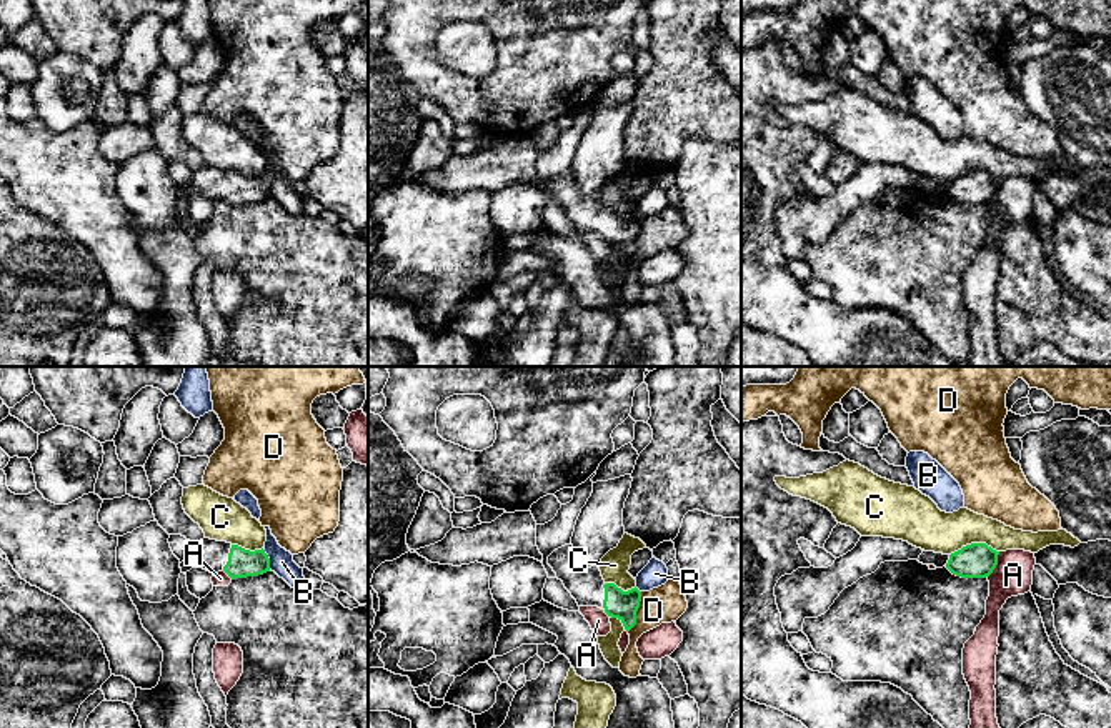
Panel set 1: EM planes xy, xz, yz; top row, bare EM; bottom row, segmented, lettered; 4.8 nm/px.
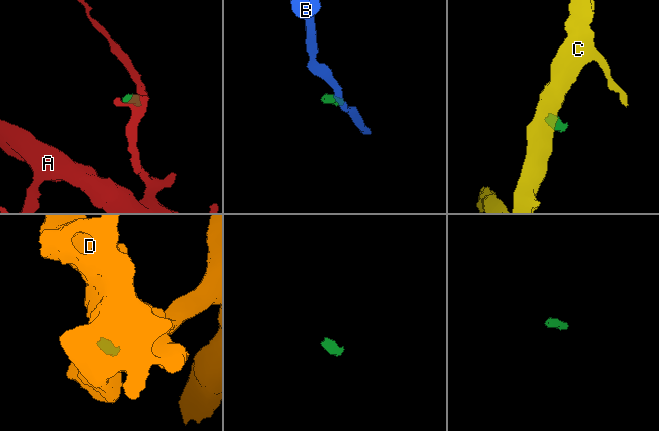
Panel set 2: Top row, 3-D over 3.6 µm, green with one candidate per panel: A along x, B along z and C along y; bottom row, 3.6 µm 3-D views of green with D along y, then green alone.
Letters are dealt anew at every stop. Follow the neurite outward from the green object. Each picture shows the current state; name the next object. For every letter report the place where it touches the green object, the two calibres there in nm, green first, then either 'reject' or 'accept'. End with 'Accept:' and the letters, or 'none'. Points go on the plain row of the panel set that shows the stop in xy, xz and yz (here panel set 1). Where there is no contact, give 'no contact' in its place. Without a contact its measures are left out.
A: yz (996, 190) | 170/190 nm | reject
B: xy (269, 185) | 140/110 nm | reject
C: yz (973, 170) | 170/220 nm | reject
D: xz (637, 237) | 140/180 nm | reject
Accept: none

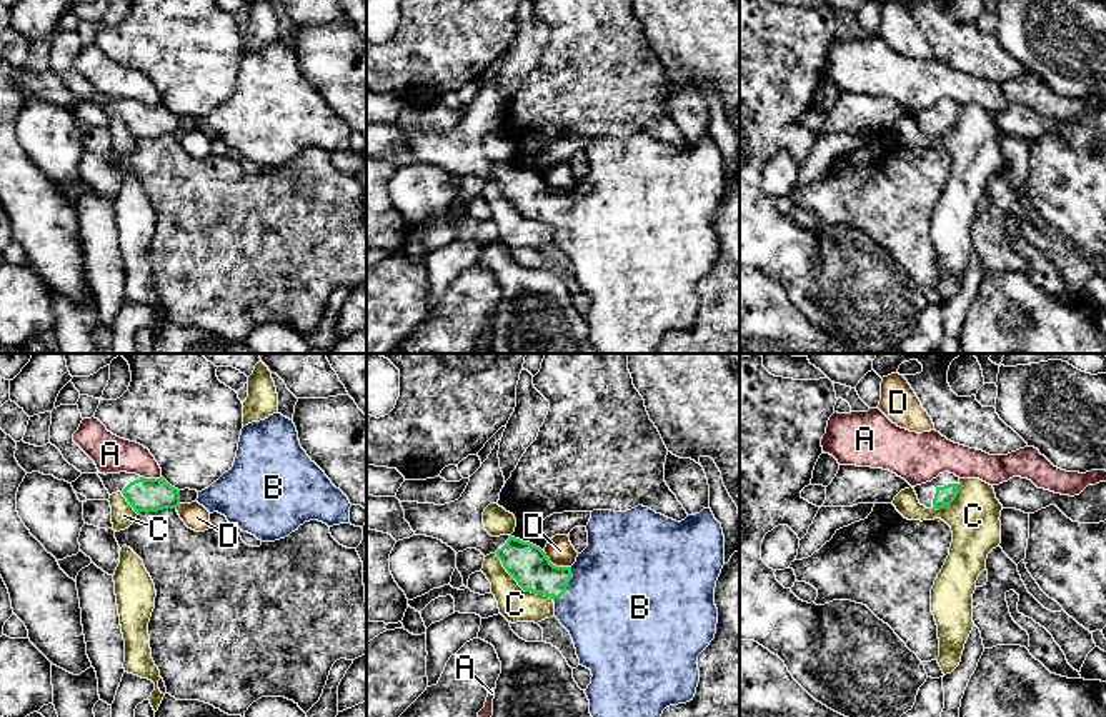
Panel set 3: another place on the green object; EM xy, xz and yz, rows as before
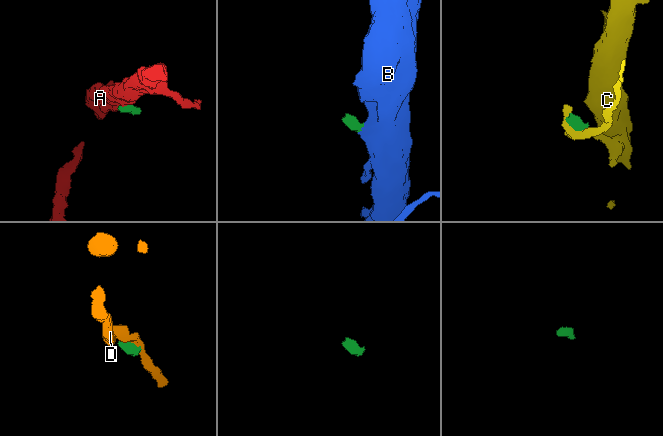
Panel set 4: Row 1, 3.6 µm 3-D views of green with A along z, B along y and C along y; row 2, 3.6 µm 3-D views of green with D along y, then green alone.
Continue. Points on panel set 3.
A: xy (150, 105) | 160/180 nm | reject
B: xz (567, 212) | 190/500 nm | accept
C: xz (520, 212) | 190/160 nm | reject
D: xz (555, 192) | 190/130 nm | reject
Accept: B

